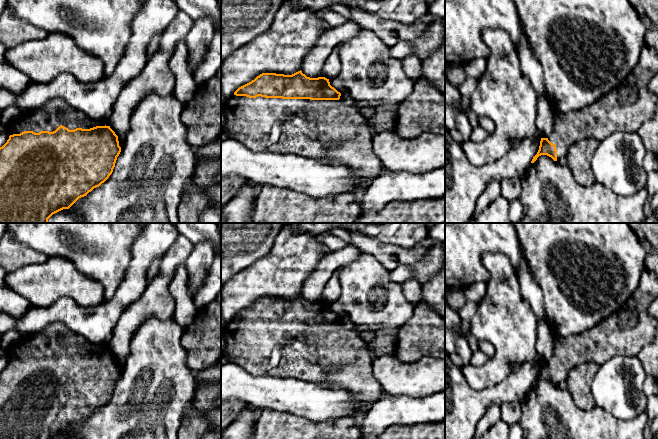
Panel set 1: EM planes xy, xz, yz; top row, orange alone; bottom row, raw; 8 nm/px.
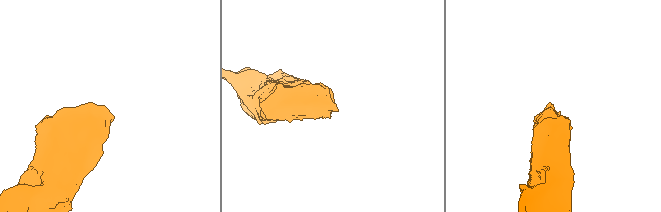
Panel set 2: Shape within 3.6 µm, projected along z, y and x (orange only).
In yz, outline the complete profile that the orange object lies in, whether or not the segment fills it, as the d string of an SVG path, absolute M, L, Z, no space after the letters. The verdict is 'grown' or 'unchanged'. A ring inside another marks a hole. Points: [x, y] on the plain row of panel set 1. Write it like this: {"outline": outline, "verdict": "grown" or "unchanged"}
{"outline": "M645 269L636 291L619 311L583 333L567 337L555 333L553 355L547 362L541 362L539 374L531 387L541 379L564 386L570 370L585 362L594 362L600 366L616 355L637 356L655 337L658 321L649 315L648 308L657 297L658 279L653 272Z", "verdict": "grown"}

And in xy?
{"outline": "M52 323L43 330L22 336L5 351L5 356L9 359L9 363L0 371L0 439L53 439L63 433L69 433L79 422L86 420L109 402L121 376L118 360L110 352L108 345L93 345L63 323Z", "verdict": "grown"}

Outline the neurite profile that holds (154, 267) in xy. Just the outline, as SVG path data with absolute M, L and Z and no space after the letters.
M160 260L154 261L147 270L147 283L159 272Z

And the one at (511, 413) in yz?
M520 402L505 403L501 406L501 420L512 426L522 420Z

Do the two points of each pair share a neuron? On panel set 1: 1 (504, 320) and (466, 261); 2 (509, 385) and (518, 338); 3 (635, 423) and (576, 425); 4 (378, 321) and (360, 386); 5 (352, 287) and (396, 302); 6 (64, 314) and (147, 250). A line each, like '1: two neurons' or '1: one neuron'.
1: two neurons
2: two neurons
3: one neuron
4: two neurons
5: one neuron
6: one neuron

